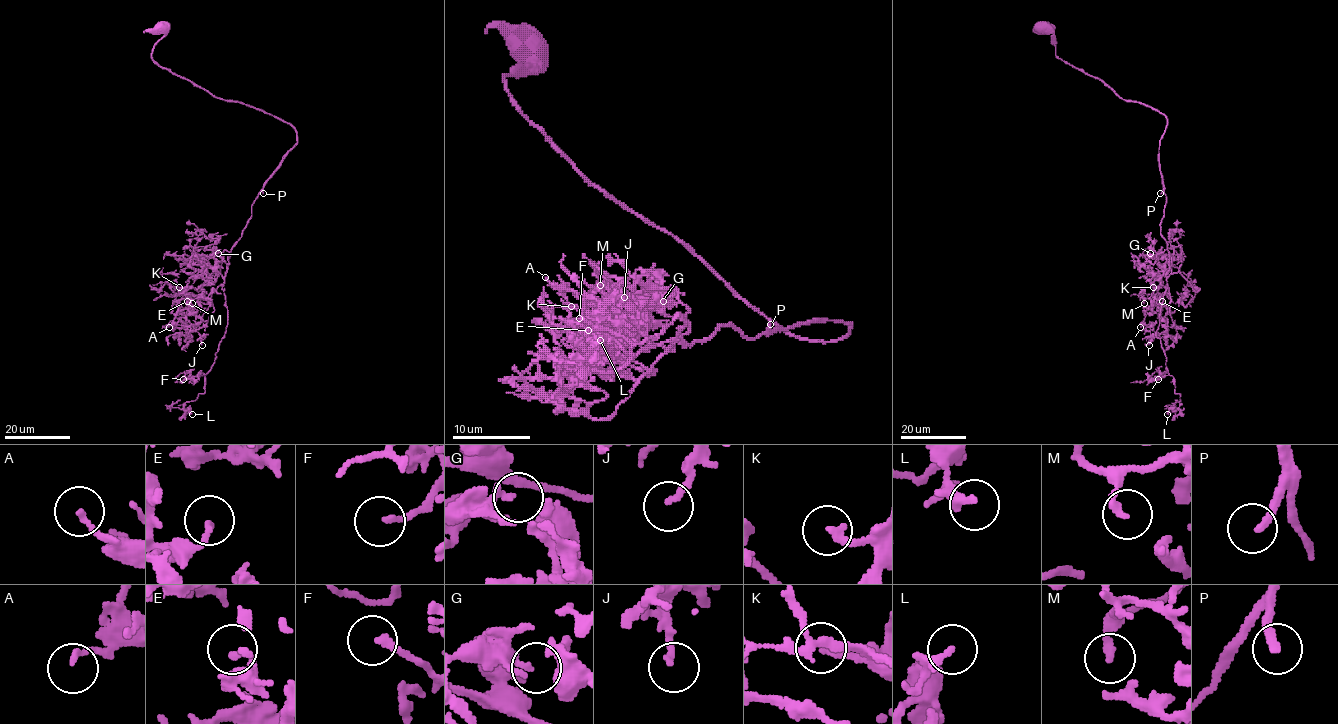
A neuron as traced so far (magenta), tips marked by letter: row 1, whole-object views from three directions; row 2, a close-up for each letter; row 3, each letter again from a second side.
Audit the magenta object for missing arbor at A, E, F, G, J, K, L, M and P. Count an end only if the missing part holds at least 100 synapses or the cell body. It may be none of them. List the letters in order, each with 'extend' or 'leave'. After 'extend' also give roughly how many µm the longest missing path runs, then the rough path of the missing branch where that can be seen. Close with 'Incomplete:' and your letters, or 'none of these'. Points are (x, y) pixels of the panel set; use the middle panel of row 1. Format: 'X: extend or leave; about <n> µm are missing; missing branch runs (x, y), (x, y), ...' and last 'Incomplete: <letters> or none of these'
A: leave
E: leave
F: extend; about 15 µm are missing; missing branch runs (579, 318), (573, 318), (579, 324), (577, 328), (565, 318), (571, 318), (581, 308), (594, 308), (606, 297)
G: leave
J: leave
K: leave
L: leave
M: leave
P: extend; about 80 µm are missing; missing branch runs (770, 324), (786, 295), (835, 287), (862, 240), (842, 211), (760, 152), (788, 168), (796, 158), (739, 142)
Incomplete: F, P

